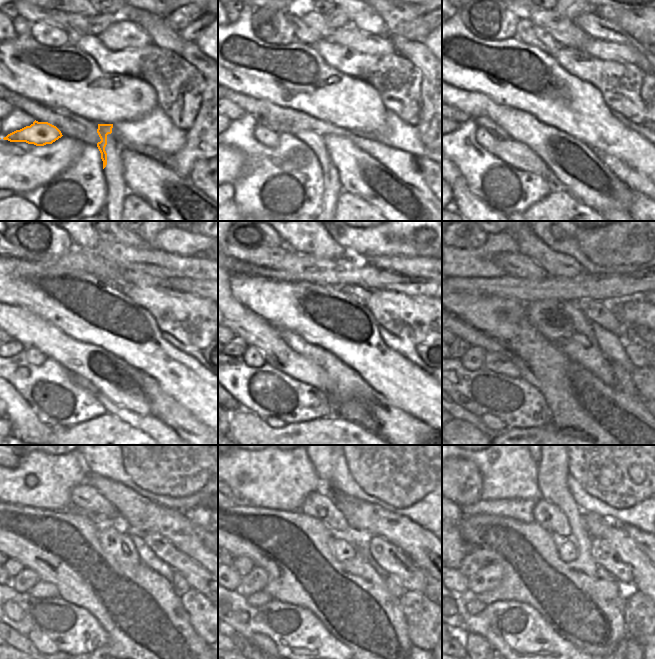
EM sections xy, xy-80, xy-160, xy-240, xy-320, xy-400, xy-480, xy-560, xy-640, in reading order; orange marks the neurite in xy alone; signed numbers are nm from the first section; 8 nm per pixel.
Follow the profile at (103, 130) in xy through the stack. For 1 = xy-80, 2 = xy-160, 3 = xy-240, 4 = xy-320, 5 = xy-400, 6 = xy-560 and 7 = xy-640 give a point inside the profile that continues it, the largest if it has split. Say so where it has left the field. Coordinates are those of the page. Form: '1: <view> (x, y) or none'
1: xy-80 (322, 154)
2: xy-160 (517, 154)
3: xy-240 (147, 424)
4: xy-320 (254, 358)
5: xy-400 (473, 359)
6: xy-560 (255, 581)
7: xy-640 (490, 576)

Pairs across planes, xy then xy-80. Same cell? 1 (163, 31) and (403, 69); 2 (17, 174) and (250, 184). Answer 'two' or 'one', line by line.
1: two
2: two

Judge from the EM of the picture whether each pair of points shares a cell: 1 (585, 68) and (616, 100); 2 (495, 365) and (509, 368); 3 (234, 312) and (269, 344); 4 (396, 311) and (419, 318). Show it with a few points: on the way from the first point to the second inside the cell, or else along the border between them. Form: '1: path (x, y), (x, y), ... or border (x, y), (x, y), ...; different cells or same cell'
1: path (594, 74), (611, 91); same cell
2: path (498, 365), (506, 367); same cell
3: path (243, 321), (260, 335); same cell
4: path (402, 315), (413, 318); same cell

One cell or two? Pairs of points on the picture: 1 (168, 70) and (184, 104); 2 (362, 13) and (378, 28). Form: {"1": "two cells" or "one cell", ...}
{"1": "one cell", "2": "one cell"}

